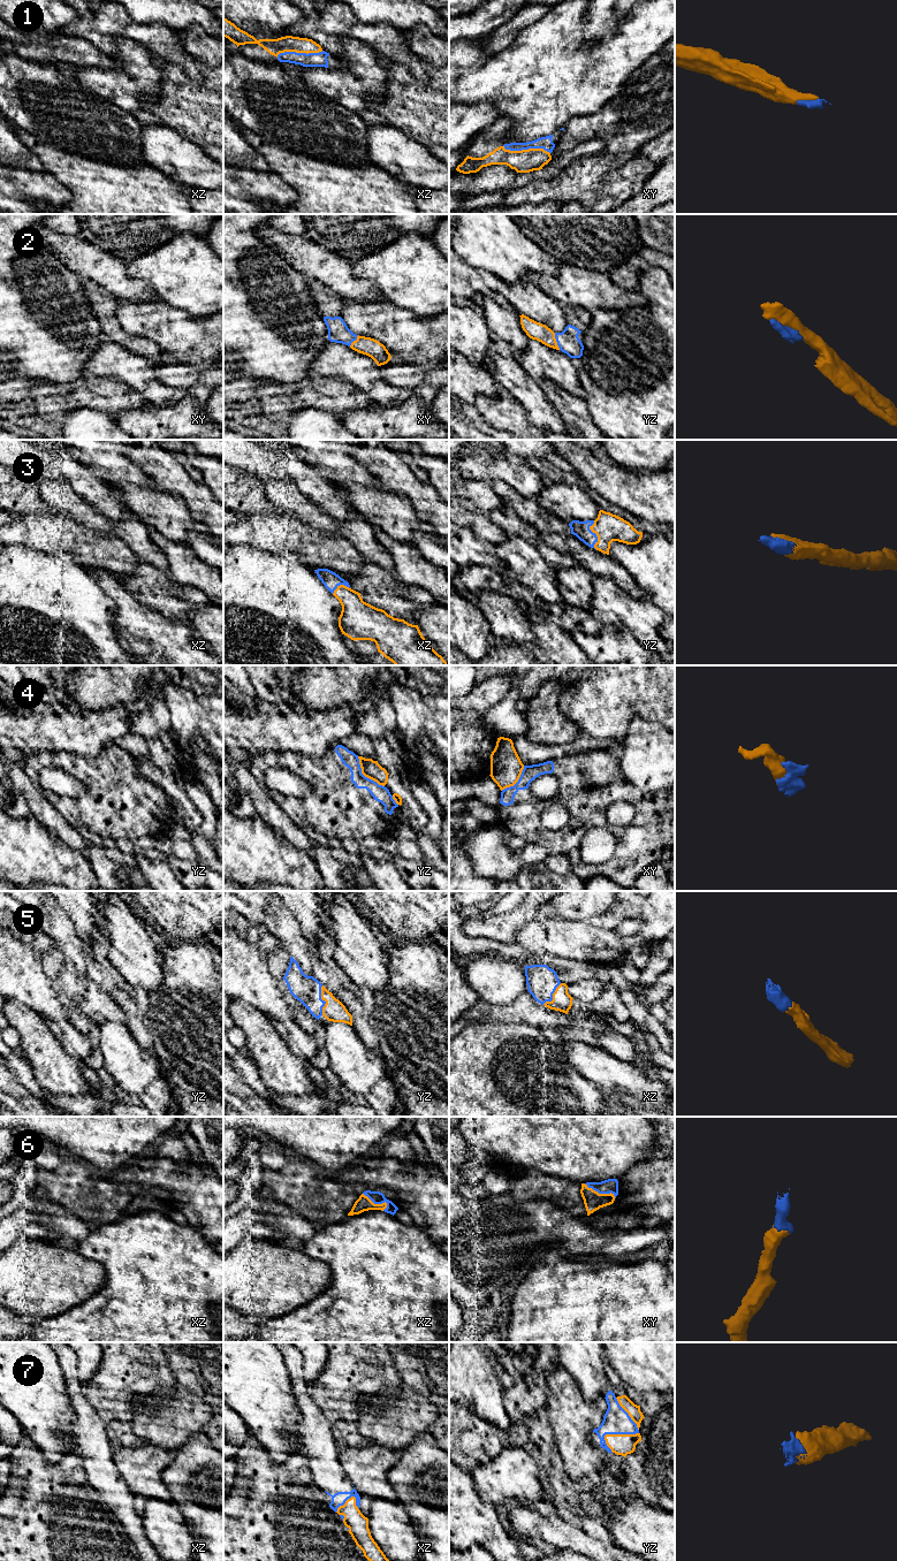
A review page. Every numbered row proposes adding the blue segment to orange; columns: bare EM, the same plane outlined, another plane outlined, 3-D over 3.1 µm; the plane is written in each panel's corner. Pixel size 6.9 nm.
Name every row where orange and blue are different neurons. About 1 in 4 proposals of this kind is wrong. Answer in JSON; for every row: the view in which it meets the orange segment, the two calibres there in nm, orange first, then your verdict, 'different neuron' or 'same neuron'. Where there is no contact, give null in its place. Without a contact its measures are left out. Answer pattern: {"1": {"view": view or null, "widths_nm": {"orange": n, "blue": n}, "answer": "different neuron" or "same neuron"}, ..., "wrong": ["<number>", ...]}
{"1": {"view": "xy", "widths_nm": {"orange": 160, "blue": 90}, "answer": "same neuron"}, "2": {"view": "yz", "widths_nm": {"orange": 130, "blue": 160}, "answer": "same neuron"}, "3": {"view": "yz", "widths_nm": {"orange": 200, "blue": 110}, "answer": "same neuron"}, "4": {"view": "yz", "widths_nm": {"orange": 130, "blue": 120}, "answer": "different neuron"}, "5": {"view": "yz", "widths_nm": {"orange": 150, "blue": 190}, "answer": "same neuron"}, "6": {"view": "xy", "widths_nm": {"orange": 140, "blue": 100}, "answer": "same neuron"}, "7": {"view": "yz", "widths_nm": {"orange": 140, "blue": 190}, "answer": "same neuron"}, "wrong": ["4"]}

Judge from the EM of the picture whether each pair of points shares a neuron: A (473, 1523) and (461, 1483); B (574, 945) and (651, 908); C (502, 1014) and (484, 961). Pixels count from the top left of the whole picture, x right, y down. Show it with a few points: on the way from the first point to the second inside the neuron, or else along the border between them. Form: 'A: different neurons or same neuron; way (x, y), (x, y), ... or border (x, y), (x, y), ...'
A: same neuron; way (464, 1513), (464, 1493)
B: same neuron; way (593, 936), (621, 910), (631, 908)
C: different neurons; border (523, 992), (503, 1005), (491, 1005), (480, 999)

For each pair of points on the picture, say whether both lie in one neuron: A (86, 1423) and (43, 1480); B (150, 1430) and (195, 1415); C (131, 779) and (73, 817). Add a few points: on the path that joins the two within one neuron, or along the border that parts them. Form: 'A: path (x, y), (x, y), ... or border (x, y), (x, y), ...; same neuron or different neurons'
A: border (75, 1449), (81, 1457), (81, 1466), (85, 1475); different neurons
B: path (161, 1421), (172, 1421), (183, 1415); same neuron
C: path (116, 794), (103, 808), (88, 808); same neuron

